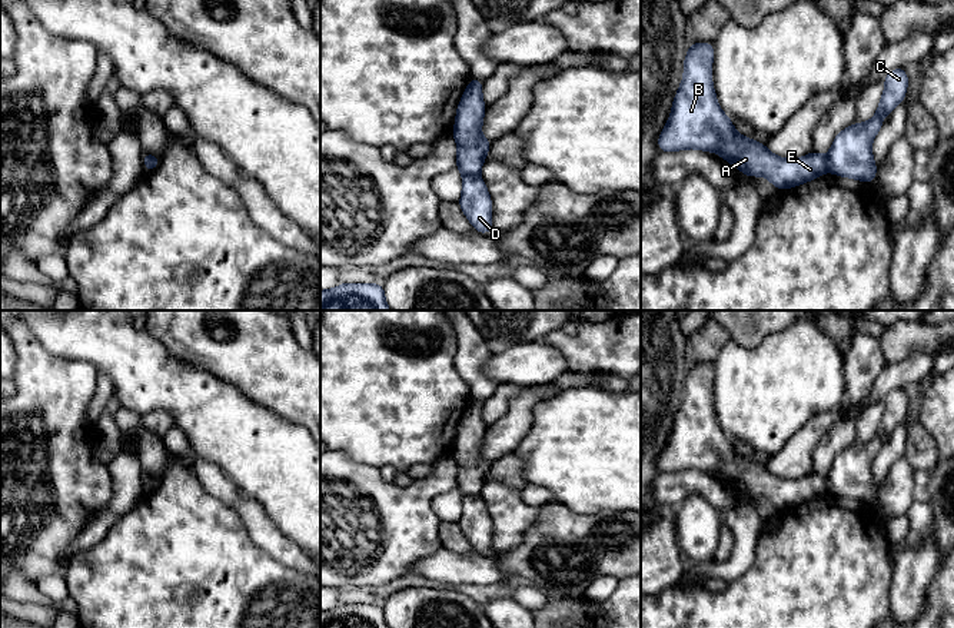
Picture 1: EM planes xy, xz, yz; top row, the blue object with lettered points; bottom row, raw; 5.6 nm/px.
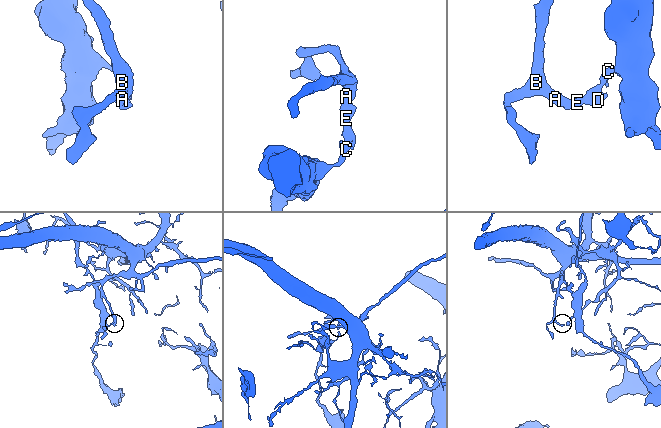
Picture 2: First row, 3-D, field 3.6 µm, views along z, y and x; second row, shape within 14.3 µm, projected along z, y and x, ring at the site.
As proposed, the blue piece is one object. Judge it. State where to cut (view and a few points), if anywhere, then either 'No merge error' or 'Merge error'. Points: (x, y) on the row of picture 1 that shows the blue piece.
Split along xz (478, 175), (468, 175), (465, 178). Merge error

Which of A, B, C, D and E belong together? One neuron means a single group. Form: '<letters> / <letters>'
A B E / C D

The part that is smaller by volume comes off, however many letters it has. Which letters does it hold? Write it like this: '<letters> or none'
C, D

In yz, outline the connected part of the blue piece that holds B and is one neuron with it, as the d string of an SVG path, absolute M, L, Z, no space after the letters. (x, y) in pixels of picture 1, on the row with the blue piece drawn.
M691 43L684 60L684 79L671 116L658 137L659 152L699 149L715 152L739 172L764 176L778 190L795 187L828 170L827 159L815 152L800 159L782 159L765 144L741 136L719 109L712 87L714 43Z

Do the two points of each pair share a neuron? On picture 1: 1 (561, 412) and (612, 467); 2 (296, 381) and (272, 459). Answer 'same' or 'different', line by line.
1: same
2: different

